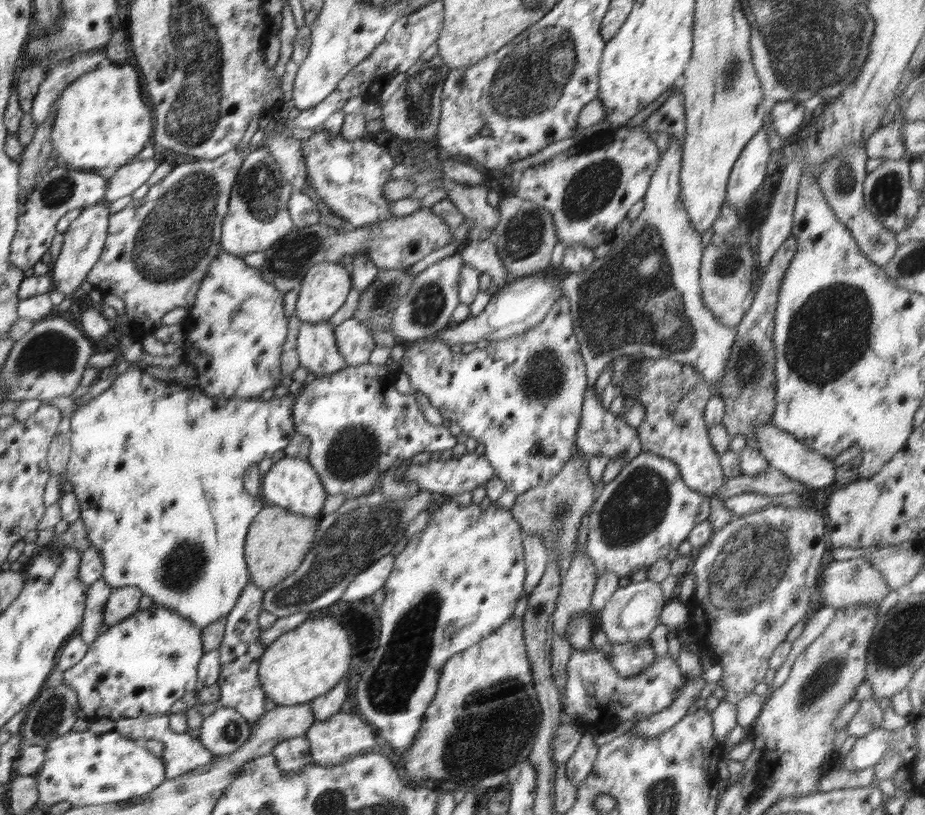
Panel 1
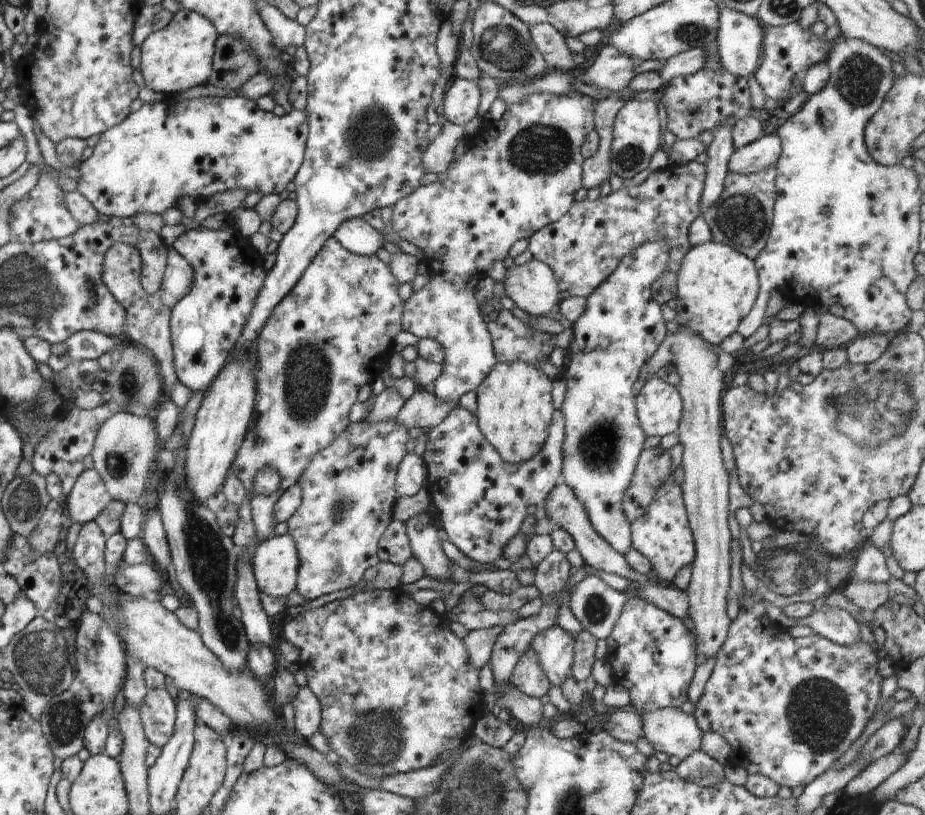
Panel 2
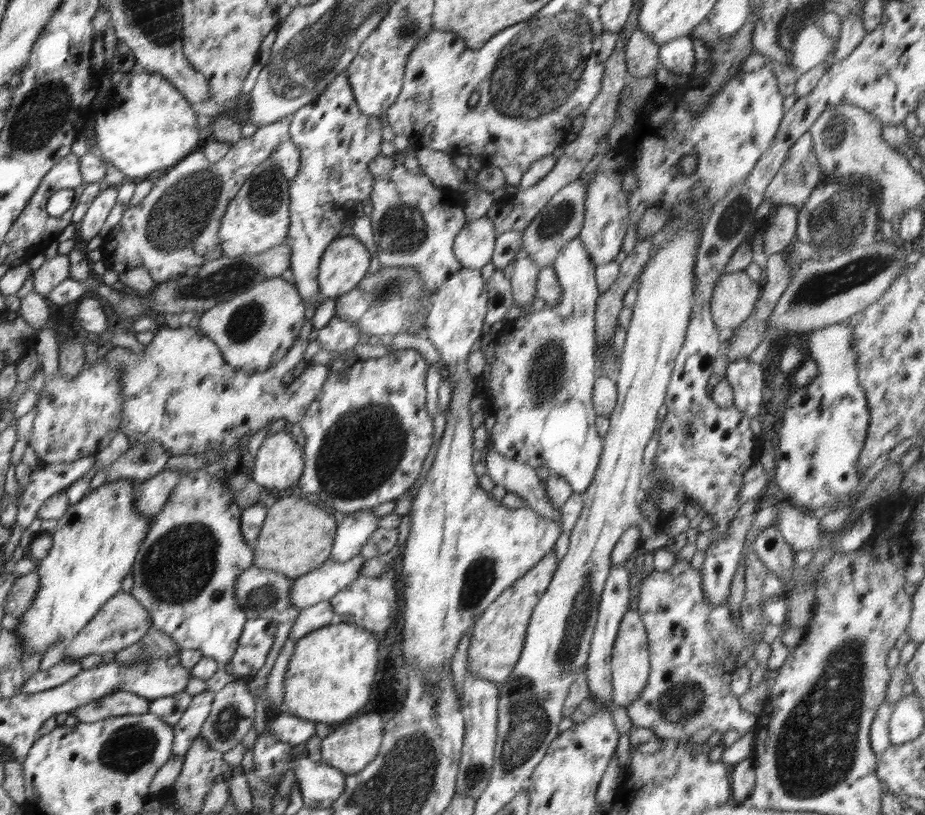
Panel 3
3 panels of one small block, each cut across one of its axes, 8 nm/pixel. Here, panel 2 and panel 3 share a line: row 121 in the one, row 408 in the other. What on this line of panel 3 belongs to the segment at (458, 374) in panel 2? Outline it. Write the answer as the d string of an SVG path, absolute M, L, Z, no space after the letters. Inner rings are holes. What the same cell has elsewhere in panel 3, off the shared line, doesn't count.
M576 236L558 252L553 264L556 278L562 285L562 296L556 306L546 303L543 310L518 317L508 328L509 335L498 338L493 360L488 365L490 380L485 391L495 406L496 422L490 445L506 458L531 466L546 466L551 473L564 477L573 492L584 492L596 474L602 456L603 438L595 427L593 388L598 375L595 359L595 308L601 292L595 279L596 265Z

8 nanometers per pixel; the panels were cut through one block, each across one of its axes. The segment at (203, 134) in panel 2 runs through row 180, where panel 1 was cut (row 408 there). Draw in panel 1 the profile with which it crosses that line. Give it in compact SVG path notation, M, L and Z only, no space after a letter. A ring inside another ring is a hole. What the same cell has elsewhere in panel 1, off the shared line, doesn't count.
M121 367L102 372L101 375L113 374L114 383L109 389L78 407L71 417L71 455L67 469L62 478L63 482L72 484L72 492L76 494L80 505L80 519L86 529L86 539L90 547L100 549L104 572L101 578L108 586L136 587L143 595L152 598L153 604L164 606L168 610L177 611L185 619L191 620L201 630L219 618L227 617L234 610L242 590L251 583L250 572L246 565L244 546L250 525L255 516L263 509L257 495L248 494L243 485L243 476L251 464L259 463L264 458L272 458L274 452L283 450L290 440L298 434L293 421L292 399L294 395L284 395L281 398L272 397L264 401L249 398L226 398L218 395L207 397L202 390L192 389L190 386L165 383L155 379L140 367Z

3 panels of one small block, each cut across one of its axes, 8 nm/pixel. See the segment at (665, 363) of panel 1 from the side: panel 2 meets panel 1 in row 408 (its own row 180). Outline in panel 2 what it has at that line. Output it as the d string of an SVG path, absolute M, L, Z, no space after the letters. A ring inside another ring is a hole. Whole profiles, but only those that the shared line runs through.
M695 163L692 168L668 165L665 169L652 171L644 182L636 187L621 187L617 192L611 192L596 200L574 201L570 210L552 224L536 231L529 238L528 248L533 258L547 264L554 273L563 298L590 296L616 270L618 263L636 247L645 242L664 241L668 247L668 262L663 276L656 279L651 292L653 299L661 306L668 300L677 298L677 274L684 255L691 249L689 243L689 226L701 214L699 202L705 185L706 165Z

